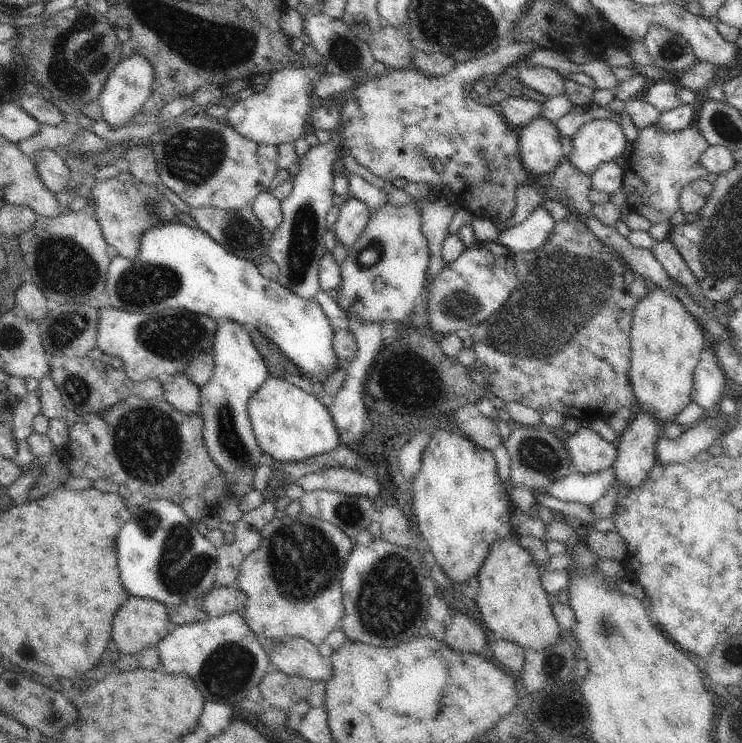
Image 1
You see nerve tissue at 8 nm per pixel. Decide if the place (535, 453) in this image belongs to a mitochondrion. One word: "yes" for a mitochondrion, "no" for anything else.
yes

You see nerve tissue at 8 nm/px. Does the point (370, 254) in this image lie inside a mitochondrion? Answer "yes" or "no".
yes

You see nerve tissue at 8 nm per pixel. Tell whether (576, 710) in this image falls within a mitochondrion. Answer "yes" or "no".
no

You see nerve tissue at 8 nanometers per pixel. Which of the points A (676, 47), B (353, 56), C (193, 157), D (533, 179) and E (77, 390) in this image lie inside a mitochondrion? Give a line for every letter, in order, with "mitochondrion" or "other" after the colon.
A: mitochondrion
B: mitochondrion
C: mitochondrion
D: other
E: mitochondrion

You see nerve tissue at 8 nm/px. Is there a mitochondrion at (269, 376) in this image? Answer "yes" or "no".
no

